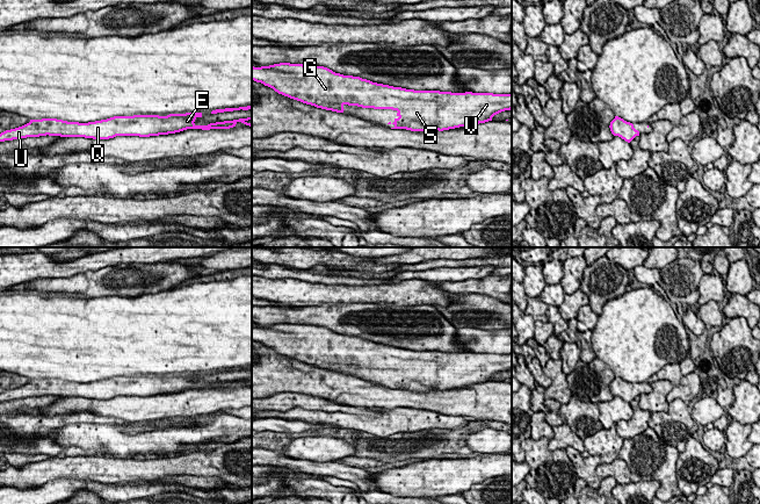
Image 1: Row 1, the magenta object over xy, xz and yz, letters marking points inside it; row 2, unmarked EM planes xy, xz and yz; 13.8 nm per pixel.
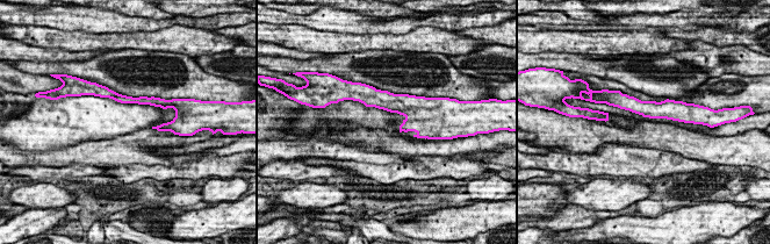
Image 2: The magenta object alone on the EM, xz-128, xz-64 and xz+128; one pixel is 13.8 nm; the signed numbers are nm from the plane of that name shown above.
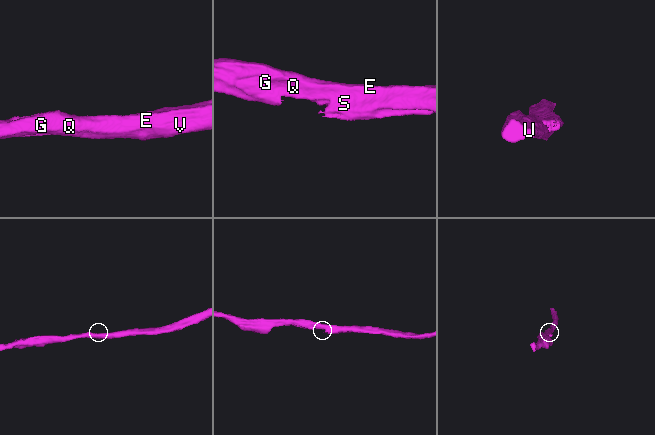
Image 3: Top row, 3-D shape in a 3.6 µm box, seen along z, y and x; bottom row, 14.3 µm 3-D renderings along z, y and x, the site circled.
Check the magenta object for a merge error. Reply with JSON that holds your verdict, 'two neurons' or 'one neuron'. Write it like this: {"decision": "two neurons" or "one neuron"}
{"decision": "one neuron"}

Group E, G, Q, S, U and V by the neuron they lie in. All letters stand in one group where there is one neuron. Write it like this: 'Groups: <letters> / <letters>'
Groups: E G Q S U V

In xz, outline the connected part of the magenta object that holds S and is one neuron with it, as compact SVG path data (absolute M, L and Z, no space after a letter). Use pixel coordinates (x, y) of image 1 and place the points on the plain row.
M280 323L269 326L252 326L252 340L273 348L278 354L317 368L343 373L343 366L397 370L391 389L411 391L449 390L492 381L501 372L512 369L512 354L451 353L414 351L372 343L353 336L335 333L324 326Z

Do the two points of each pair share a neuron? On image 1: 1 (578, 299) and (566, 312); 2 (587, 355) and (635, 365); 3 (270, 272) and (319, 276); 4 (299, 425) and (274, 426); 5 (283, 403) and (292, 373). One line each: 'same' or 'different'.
1: same
2: different
3: same
4: same
5: different

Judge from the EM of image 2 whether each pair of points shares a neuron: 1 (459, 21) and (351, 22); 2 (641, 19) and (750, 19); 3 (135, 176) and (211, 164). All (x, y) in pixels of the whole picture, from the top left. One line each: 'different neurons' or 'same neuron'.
1: same neuron
2: same neuron
3: same neuron

